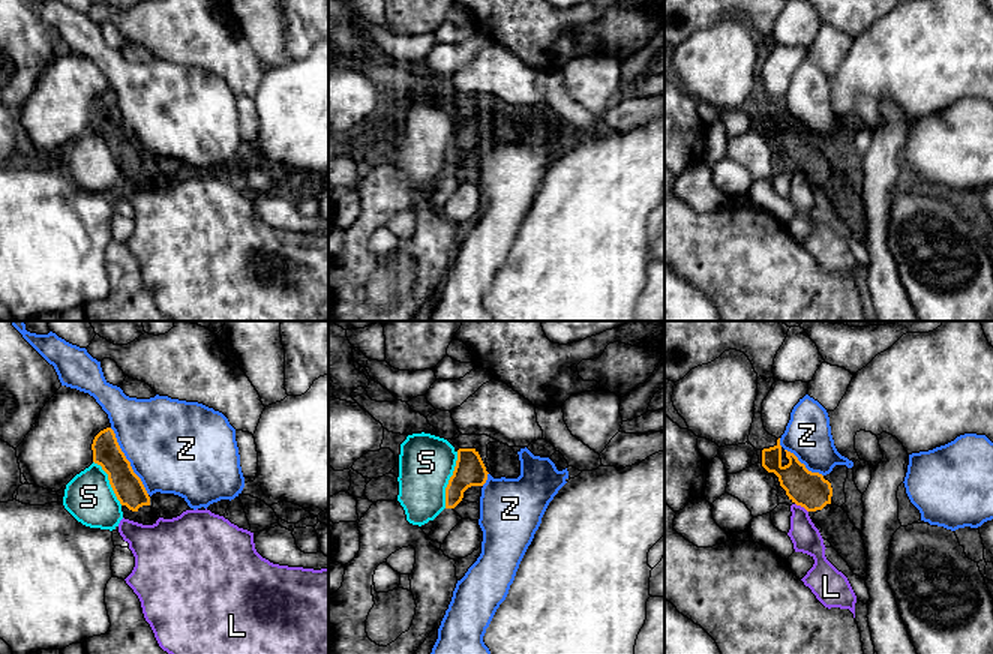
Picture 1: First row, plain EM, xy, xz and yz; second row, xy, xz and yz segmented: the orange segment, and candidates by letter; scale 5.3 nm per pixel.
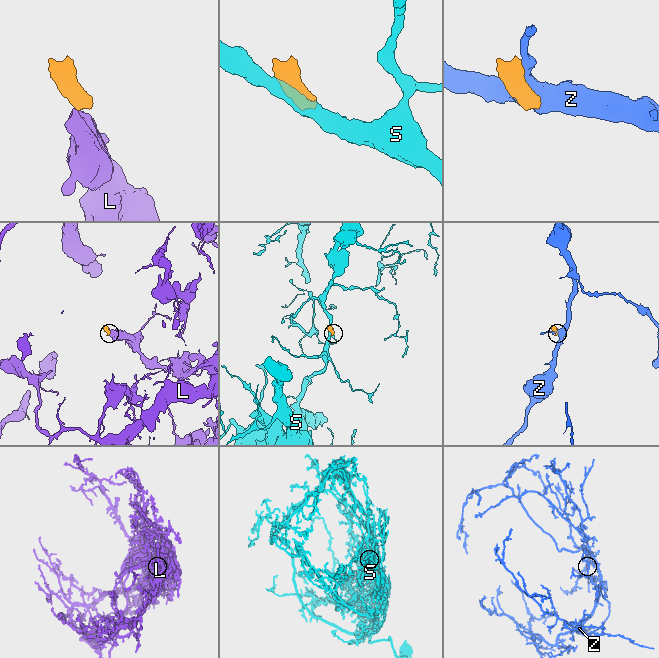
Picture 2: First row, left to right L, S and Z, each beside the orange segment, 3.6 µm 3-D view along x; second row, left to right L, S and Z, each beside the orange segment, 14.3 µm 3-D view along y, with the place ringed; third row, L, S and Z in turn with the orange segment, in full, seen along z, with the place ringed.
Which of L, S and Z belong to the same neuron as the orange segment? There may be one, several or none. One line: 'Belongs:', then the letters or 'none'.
Belongs: none

